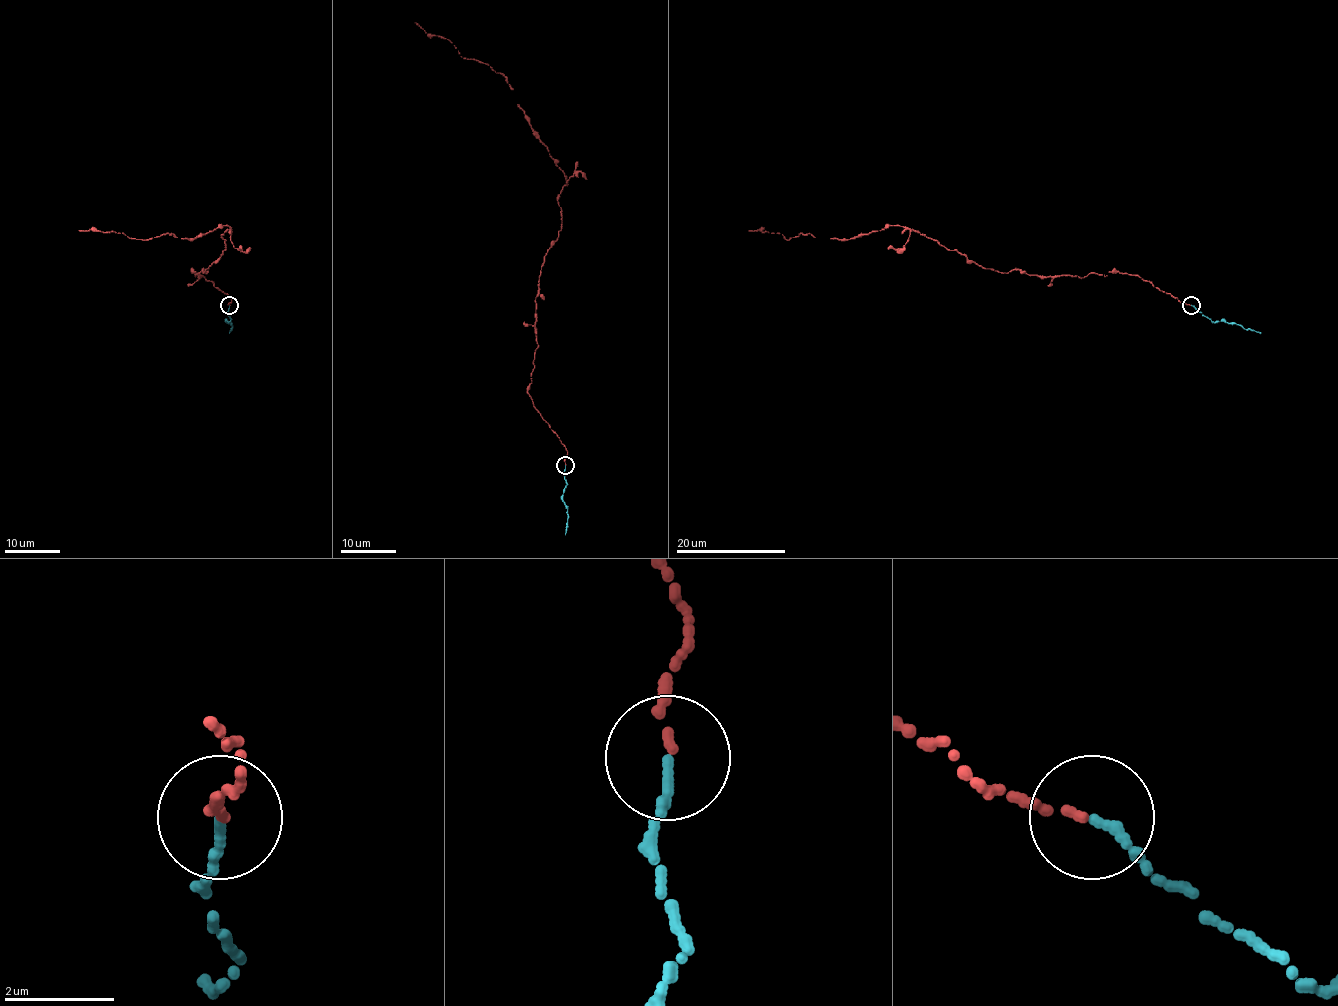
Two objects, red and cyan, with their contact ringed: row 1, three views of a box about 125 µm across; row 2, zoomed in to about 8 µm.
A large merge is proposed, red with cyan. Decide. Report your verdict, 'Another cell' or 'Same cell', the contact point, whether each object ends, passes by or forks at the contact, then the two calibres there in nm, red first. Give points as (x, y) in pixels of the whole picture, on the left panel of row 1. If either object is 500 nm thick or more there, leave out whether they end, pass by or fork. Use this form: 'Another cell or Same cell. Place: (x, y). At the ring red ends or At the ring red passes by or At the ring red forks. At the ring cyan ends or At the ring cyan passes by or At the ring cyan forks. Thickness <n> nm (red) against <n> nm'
Same cell. Place: (229, 305). At the ring red ends. At the ring cyan ends. Thickness 140 nm (red) against 160 nm

